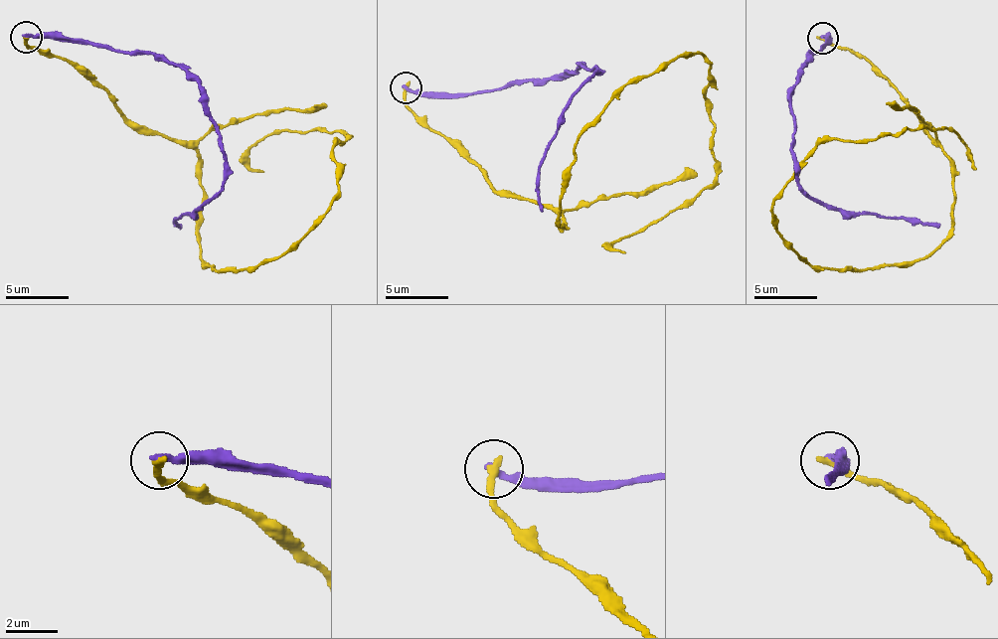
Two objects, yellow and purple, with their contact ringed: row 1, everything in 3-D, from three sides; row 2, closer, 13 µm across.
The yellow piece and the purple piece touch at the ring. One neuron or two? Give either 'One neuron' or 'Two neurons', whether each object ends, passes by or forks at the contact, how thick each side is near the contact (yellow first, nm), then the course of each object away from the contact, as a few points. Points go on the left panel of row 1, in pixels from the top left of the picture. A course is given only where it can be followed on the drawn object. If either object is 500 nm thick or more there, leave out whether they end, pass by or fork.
Two neurons. At the ring yellow ends. At the ring purple ends. Thickness 300 nm (yellow) against 280 nm. Course of yellow: (27, 36), (199, 156), (213, 269), (284, 255), (327, 212), (346, 140), (274, 131), (250, 150), (263, 173). Course of purple: (27, 36), (165, 55), (199, 85), (225, 184), (201, 209), (176, 219), (182, 229)

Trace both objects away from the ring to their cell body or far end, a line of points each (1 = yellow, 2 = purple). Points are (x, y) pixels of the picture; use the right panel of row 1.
1: (823, 37), (945, 155), (951, 231), (885, 268), (798, 254), (773, 211), (820, 144), (950, 129), (976, 170)
2: (823, 37), (794, 85), (790, 110), (799, 183), (829, 209), (934, 222), (940, 228)

